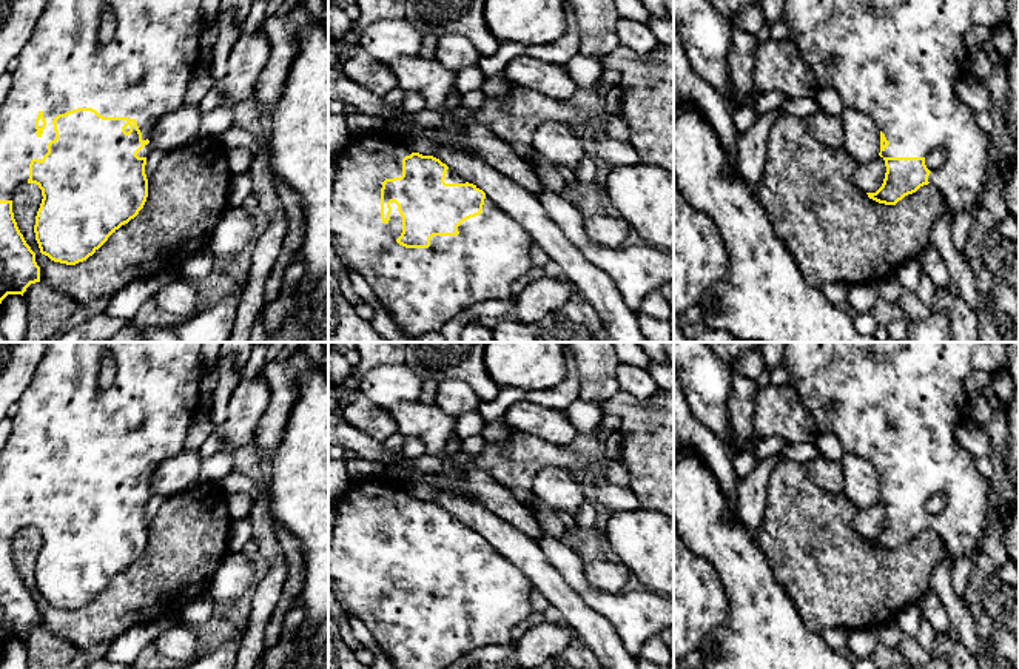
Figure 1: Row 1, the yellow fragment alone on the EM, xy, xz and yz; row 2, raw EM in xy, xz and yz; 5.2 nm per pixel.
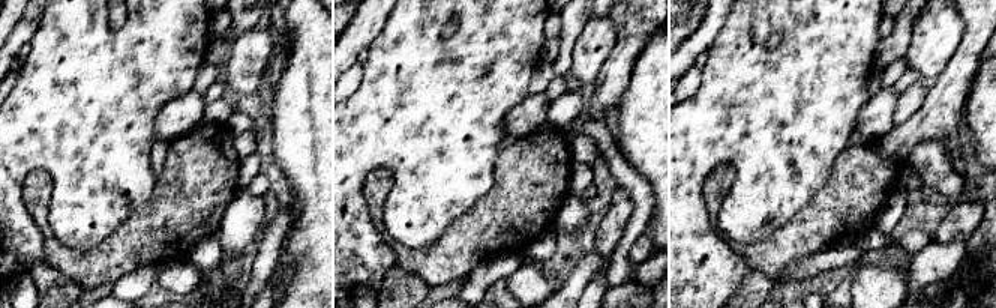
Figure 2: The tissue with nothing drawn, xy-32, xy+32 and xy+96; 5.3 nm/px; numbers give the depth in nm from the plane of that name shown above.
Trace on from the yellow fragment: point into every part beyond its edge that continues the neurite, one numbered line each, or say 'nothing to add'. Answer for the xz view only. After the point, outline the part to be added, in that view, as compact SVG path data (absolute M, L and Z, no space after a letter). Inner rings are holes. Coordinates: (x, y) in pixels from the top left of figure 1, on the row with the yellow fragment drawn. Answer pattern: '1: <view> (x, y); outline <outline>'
1: xz (421, 289); outline M364 134L336 157L333 193L328 200L328 231L336 237L336 254L358 271L378 304L407 338L439 331L461 310L484 301L510 298L512 285L532 267L529 233L487 196L479 216L464 220L458 236L433 236L429 248L405 248L396 242L402 217L395 202L387 224L381 219L381 188L385 179L402 176L402 159L412 150L390 136Z

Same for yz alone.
1: yz (896, 60); outline M785 0L783 18L789 28L789 39L800 59L808 65L817 88L834 88L842 97L846 108L853 108L869 116L880 131L885 134L890 145L882 151L883 157L927 157L933 150L945 153L945 163L930 173L928 182L934 185L950 211L956 216L964 210L973 210L979 203L979 194L985 187L988 170L988 134L977 125L976 114L957 97L956 85L965 72L965 60L968 49L965 48L965 35L976 25L1002 26L1008 23L1008 0Z

